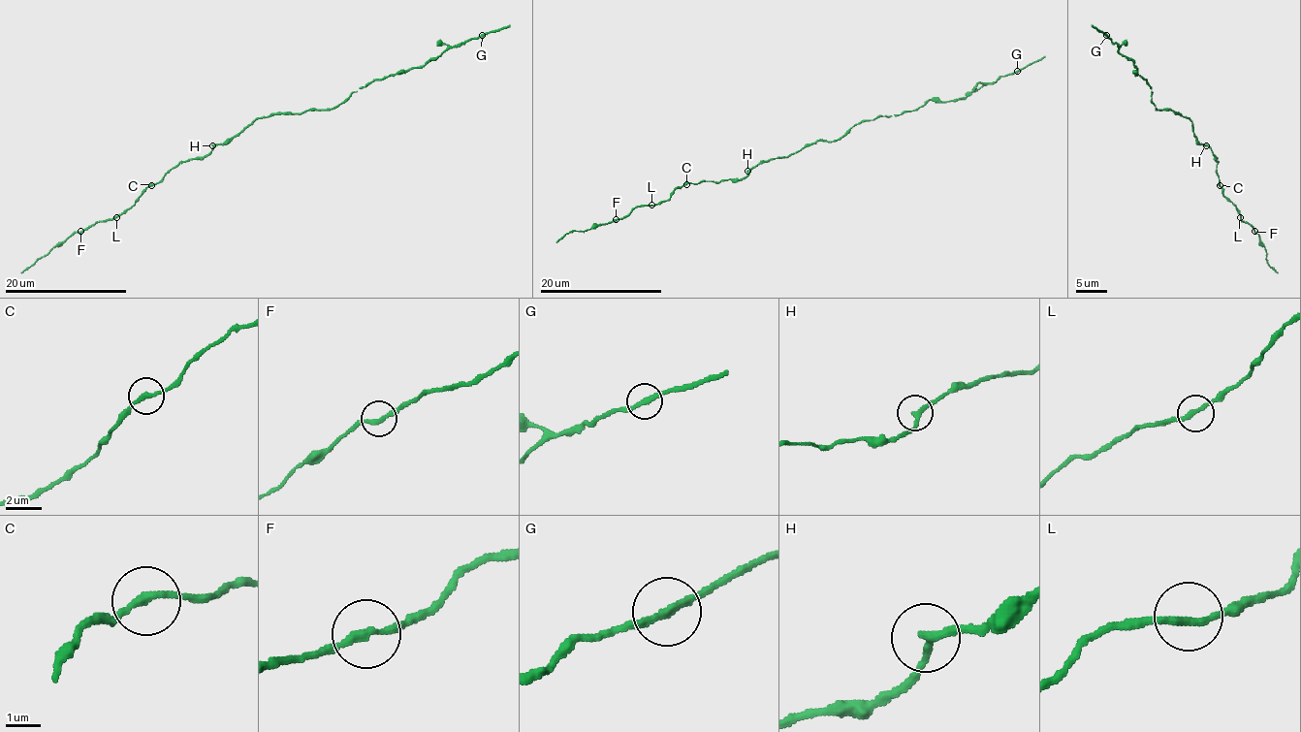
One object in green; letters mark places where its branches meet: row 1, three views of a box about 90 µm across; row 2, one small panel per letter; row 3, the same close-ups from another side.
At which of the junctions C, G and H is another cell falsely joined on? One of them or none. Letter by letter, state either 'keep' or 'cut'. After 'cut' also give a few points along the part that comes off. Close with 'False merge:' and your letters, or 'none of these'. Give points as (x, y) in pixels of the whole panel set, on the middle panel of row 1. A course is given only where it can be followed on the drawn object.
C: keep
G: keep
H: keep
False merge: none of these

